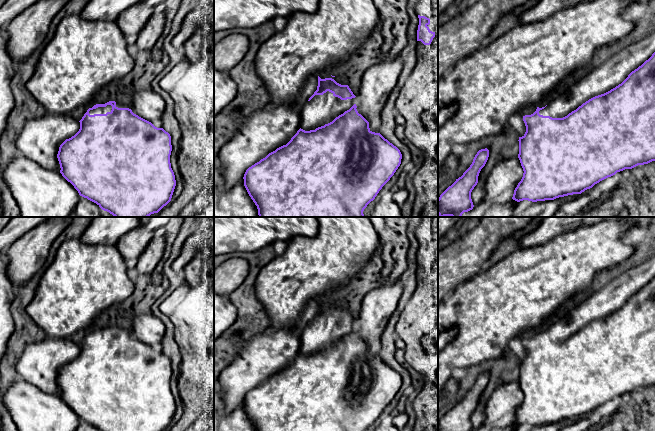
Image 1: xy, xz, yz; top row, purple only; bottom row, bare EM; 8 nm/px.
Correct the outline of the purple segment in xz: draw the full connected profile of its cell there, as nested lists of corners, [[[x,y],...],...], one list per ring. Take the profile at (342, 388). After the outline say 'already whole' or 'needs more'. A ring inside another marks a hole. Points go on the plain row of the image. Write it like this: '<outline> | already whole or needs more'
[[[318,300],[318,310],[301,335],[300,353],[291,364],[265,382],[249,391],[244,398],[244,410],[257,431],[367,431],[375,423],[382,411],[390,404],[401,388],[400,374],[385,363],[380,357],[372,356],[369,346],[357,335],[355,319],[348,309],[341,309],[332,302],[321,303]]] | needs more

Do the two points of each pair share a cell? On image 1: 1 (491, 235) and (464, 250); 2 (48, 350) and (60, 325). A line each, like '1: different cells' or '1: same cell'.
1: same cell
2: different cells

